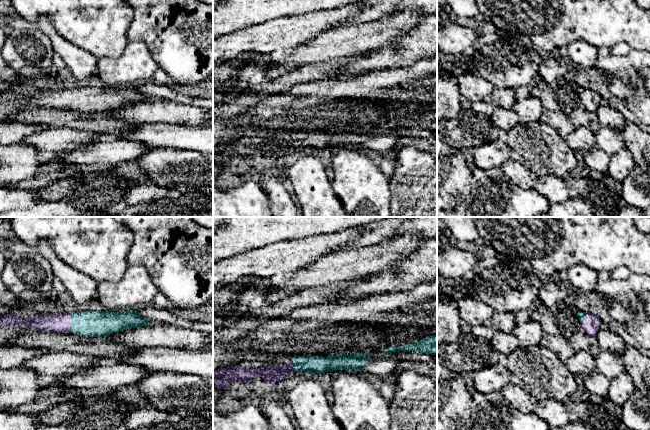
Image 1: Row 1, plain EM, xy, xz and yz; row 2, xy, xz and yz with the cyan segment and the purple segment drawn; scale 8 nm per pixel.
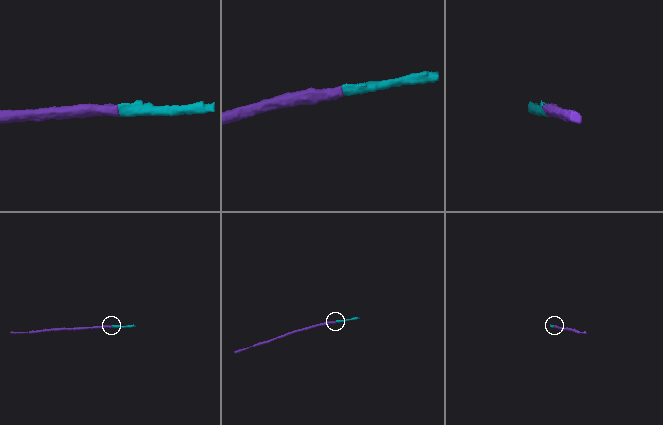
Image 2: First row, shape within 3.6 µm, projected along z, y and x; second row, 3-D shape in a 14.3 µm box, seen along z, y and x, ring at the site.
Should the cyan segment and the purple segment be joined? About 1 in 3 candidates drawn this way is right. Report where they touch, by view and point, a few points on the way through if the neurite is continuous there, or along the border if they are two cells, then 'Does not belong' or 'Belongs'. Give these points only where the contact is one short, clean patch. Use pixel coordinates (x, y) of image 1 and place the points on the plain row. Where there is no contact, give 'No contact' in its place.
Touches cyan at xy (71, 99). Path across: xy (84, 99), (71, 99), (45, 98). Belongs

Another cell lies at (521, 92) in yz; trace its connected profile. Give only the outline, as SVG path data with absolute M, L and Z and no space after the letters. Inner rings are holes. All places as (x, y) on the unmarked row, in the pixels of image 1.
M537 75L529 86L520 86L520 87L514 89L514 91L515 91L515 99L516 100L521 100L521 99L529 97L530 96L530 88L532 86L536 86L537 83L540 80L541 80L541 77L539 75Z

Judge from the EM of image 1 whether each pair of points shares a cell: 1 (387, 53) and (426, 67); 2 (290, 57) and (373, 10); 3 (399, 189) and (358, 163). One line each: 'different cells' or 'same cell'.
1: different cells
2: different cells
3: different cells

